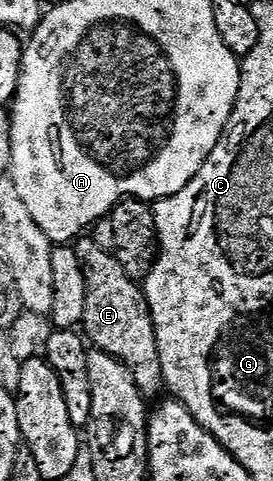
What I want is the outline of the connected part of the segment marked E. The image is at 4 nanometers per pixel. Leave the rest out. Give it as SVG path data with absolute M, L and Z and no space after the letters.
M90 238L75 241L76 256L86 278L86 310L82 332L92 340L99 351L110 354L123 362L130 370L138 390L151 398L159 388L165 387L160 355L156 345L156 331L152 325L152 315L144 289L122 270L115 255L109 249L99 248Z

